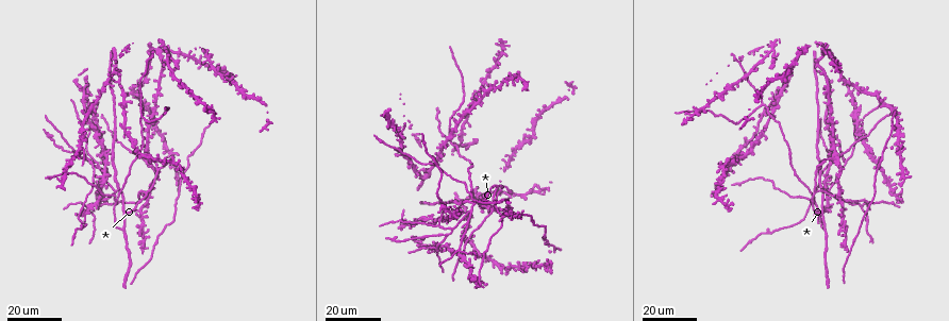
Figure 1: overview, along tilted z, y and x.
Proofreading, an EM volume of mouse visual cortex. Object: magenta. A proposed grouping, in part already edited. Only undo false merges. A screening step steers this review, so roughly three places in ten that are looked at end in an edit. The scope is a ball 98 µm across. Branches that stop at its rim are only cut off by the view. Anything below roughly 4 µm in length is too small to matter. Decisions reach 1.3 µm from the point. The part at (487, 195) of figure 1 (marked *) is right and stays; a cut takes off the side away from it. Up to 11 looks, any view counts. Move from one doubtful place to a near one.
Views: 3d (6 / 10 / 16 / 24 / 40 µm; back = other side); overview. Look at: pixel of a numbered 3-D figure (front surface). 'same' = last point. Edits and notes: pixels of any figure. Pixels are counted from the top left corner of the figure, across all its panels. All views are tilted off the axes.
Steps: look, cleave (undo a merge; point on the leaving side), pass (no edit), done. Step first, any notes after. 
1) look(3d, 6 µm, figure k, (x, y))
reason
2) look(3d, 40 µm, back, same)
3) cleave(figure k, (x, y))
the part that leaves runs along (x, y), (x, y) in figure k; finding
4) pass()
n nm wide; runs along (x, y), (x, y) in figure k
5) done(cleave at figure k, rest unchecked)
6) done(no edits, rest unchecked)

look(3d, 24 µm, figure 1, (142, 231))
four-way junction

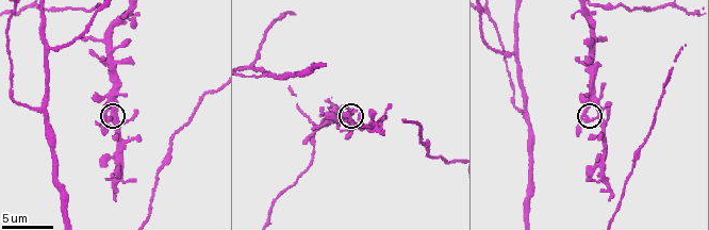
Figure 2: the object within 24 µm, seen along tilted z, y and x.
look(3d, 10 µm, figure 2, (599, 116))

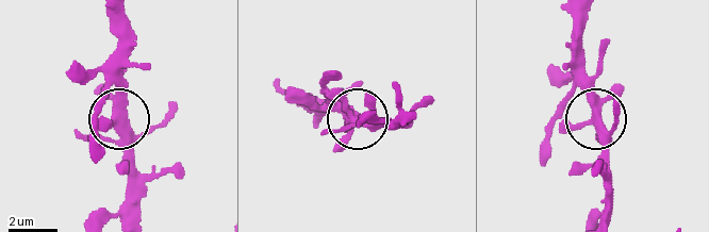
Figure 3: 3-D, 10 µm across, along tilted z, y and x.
pass()
runs along (115, 17), (116, 115), (88, 135) in figure 3; continuous, no second neuron

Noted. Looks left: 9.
look(3d, 16 µm, figure 1, (97, 124))
looks like a crossing

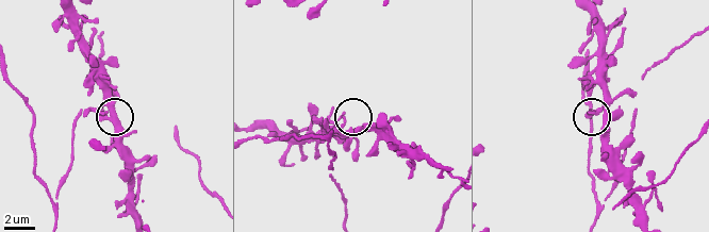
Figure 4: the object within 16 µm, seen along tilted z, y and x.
look(3d, 10 µm, figure 4, (113, 113))
closer look

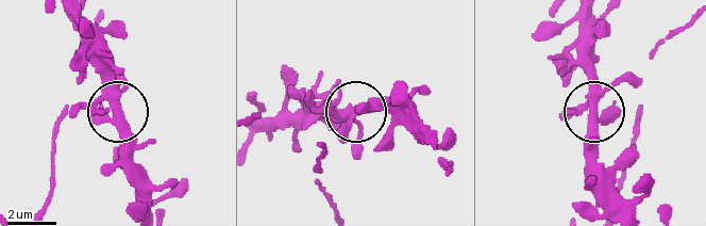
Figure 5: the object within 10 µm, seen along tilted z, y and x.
pass()
side arm 21 µm; runs along (38, 212), (49, 194), (60, 122), (117, 108), (105, 30) in figure 5; all the same neuron

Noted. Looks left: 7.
look(3d, 24 µm, figure 1, (171, 153))
looks like a crossing

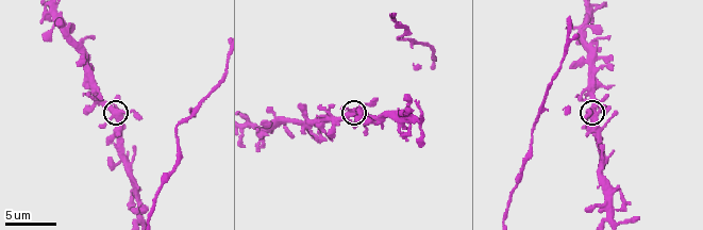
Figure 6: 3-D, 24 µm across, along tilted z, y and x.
look(3d, 6 µm, figure 6, (121, 117))

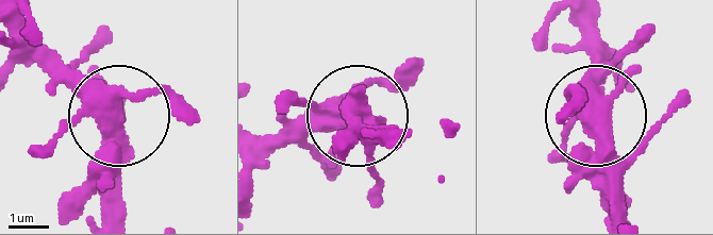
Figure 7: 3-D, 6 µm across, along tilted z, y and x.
pass()
side arm 8 µm; 5 arms; all the same neuron

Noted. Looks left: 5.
look(3d, 16 µm, figure 2, (110, 55))
four-way junction

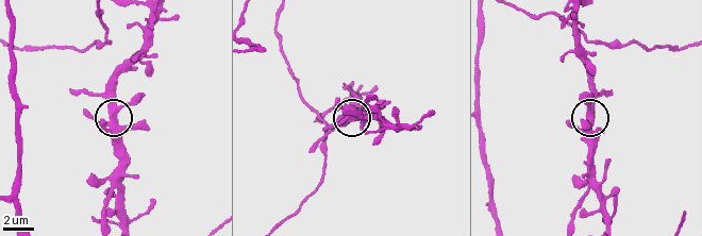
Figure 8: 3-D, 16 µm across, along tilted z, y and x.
pass()
one neuron here

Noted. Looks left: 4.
look(3d, 16 µm, figure 1, (453, 229))
arms part here

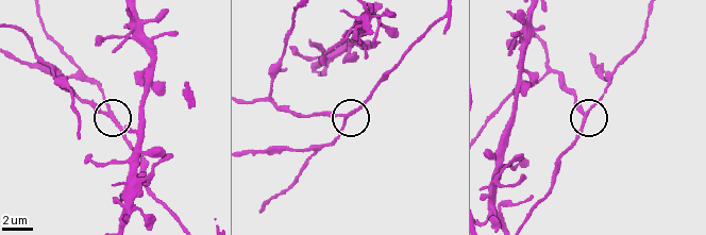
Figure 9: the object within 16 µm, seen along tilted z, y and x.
look(3d, 6 µm, figure 9, (344, 114))

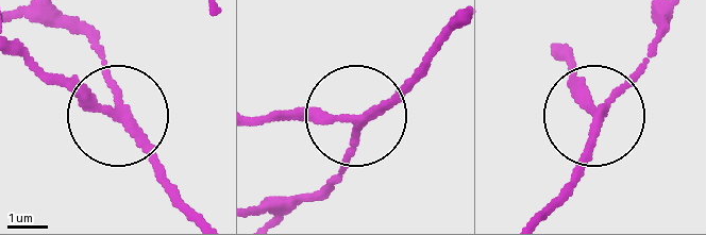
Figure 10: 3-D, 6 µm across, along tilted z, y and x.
pass()
210 nm wide; runs along (197, 213), (114, 103), (94, 38) in figure 10; one neuron here

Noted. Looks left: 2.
done(no edits, rest unchecked)

